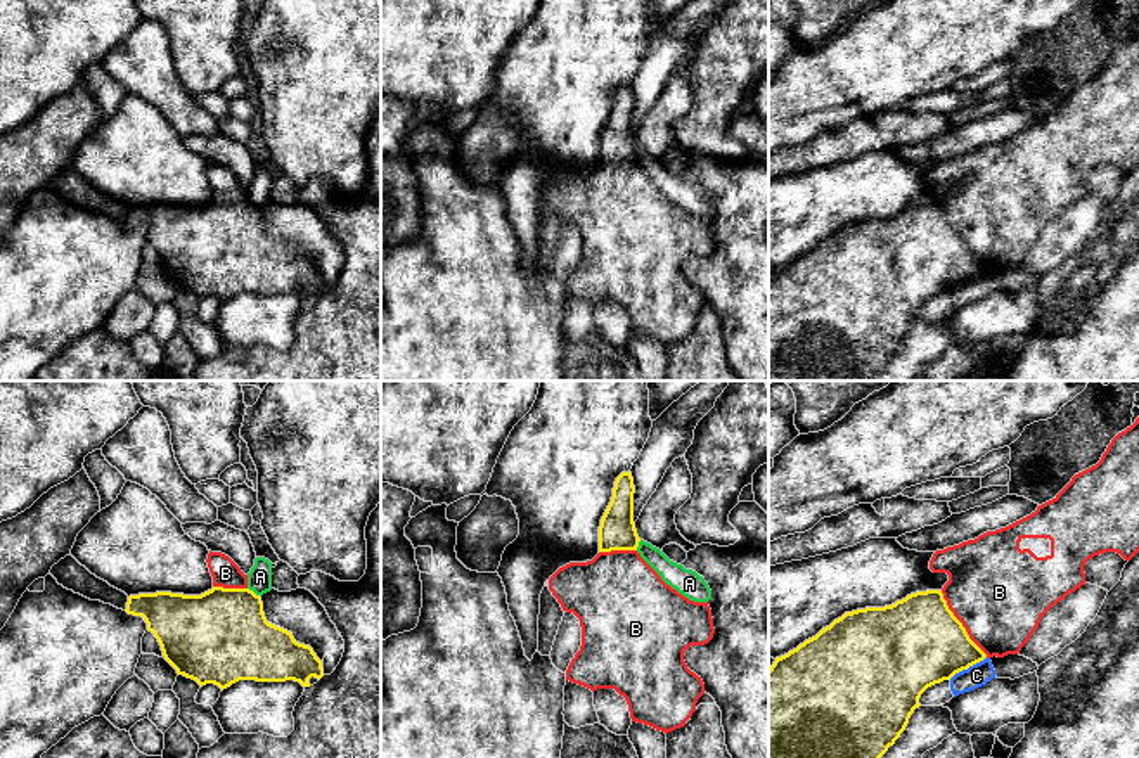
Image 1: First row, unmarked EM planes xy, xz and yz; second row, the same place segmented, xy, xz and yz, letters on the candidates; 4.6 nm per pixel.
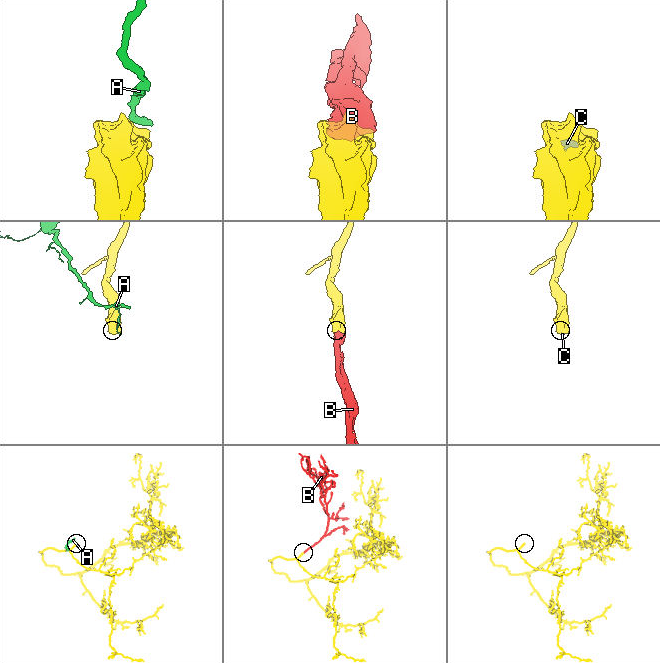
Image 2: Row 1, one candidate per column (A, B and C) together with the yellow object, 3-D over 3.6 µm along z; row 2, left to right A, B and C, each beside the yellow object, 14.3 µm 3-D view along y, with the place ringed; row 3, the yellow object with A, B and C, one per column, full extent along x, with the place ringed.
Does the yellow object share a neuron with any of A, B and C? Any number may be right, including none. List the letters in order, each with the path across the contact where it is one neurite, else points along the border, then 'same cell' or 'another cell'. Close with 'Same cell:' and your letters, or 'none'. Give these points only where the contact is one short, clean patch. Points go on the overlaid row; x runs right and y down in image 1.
A: border xy (248, 587), (258, 596); another cell
B: same cell
C: border yz (985, 656), (949, 679); another cell
Same cell: B

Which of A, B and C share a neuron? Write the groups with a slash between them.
A / B / C

